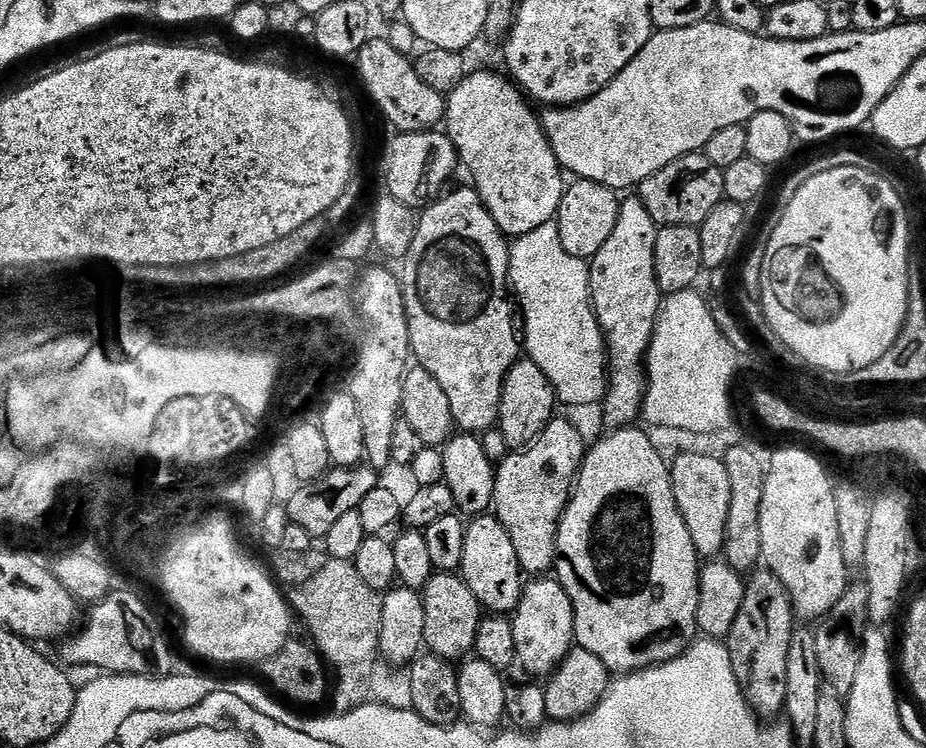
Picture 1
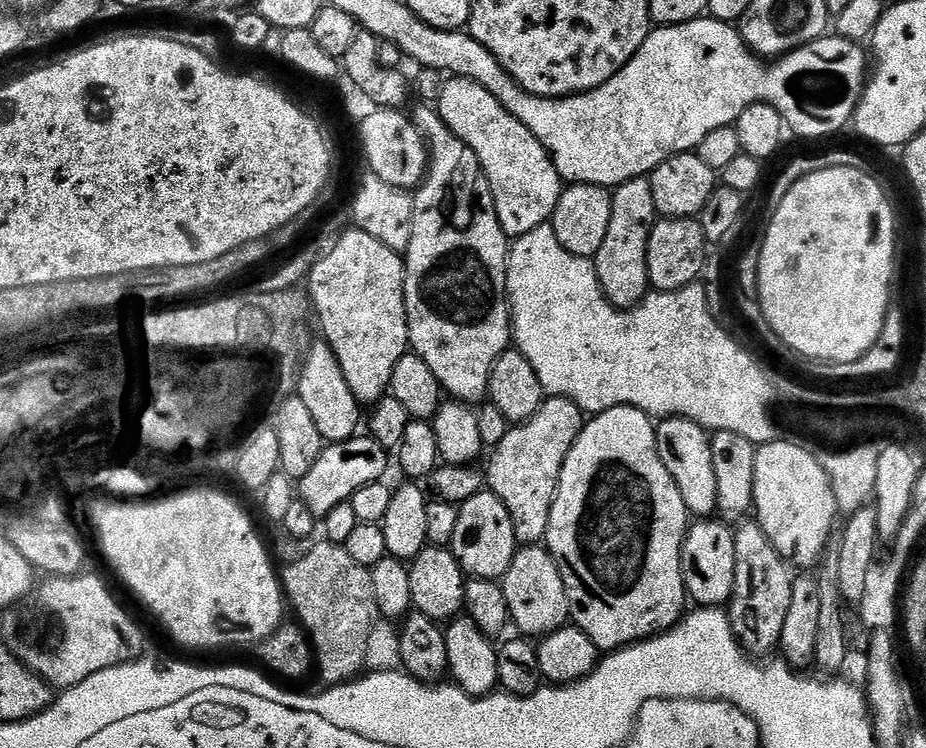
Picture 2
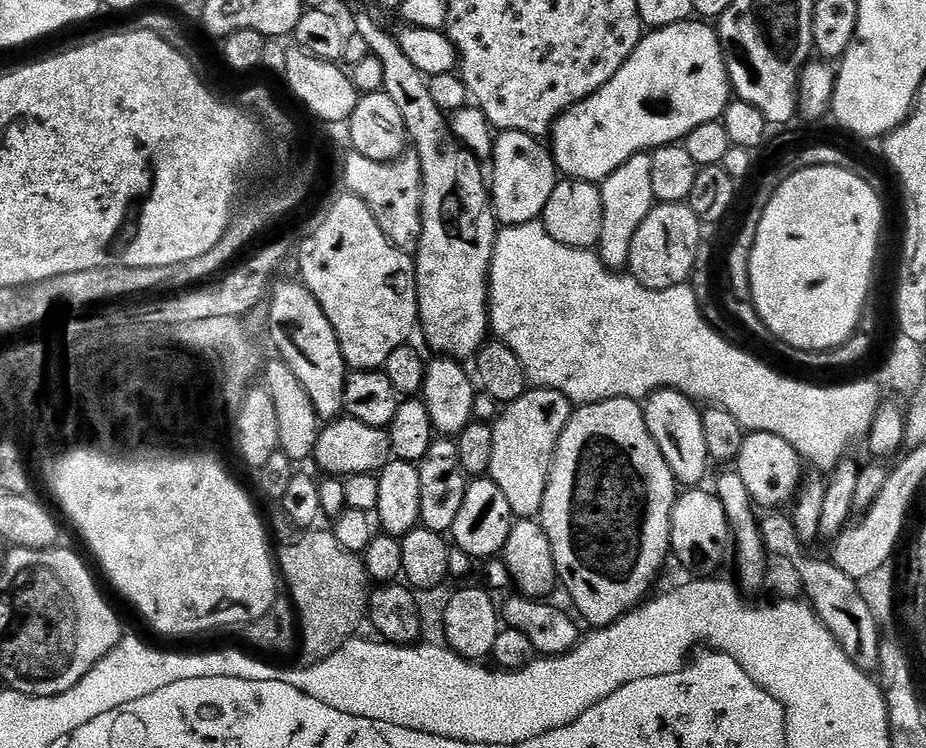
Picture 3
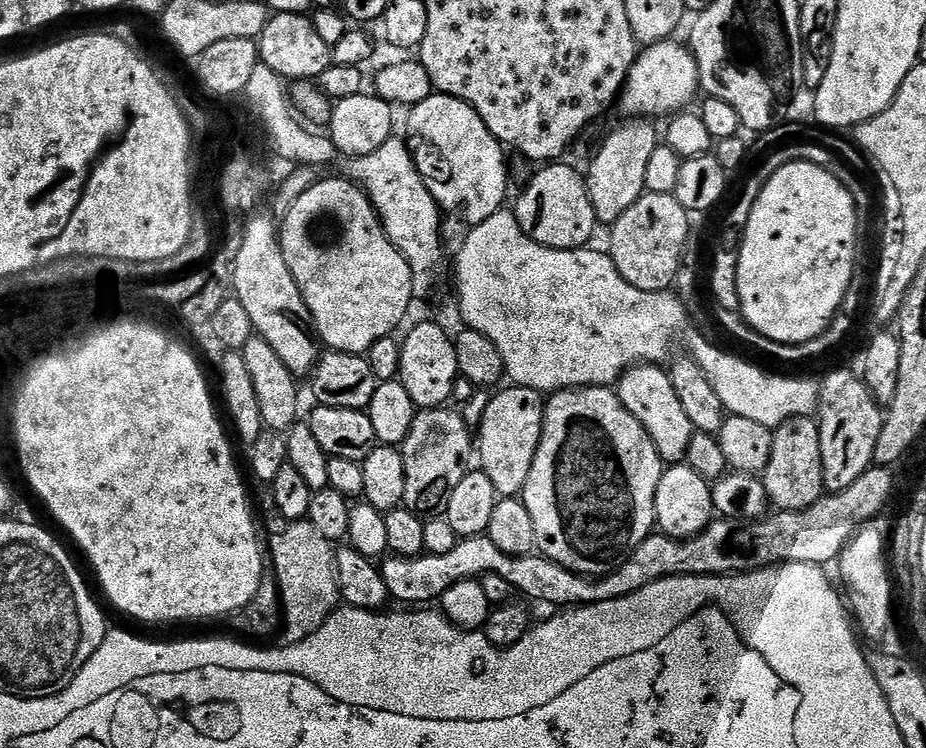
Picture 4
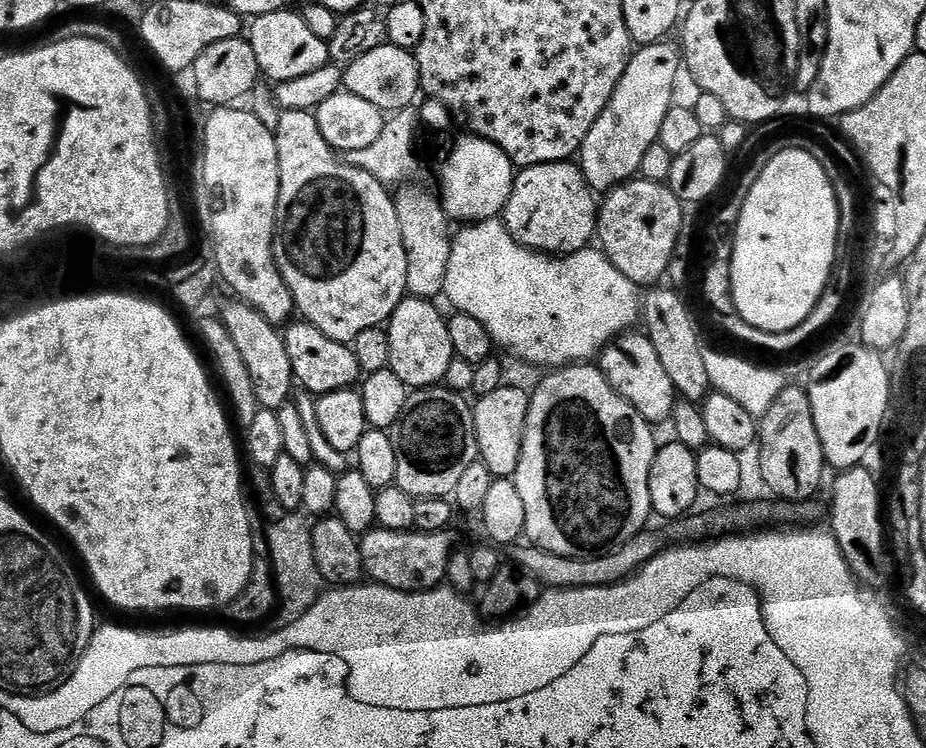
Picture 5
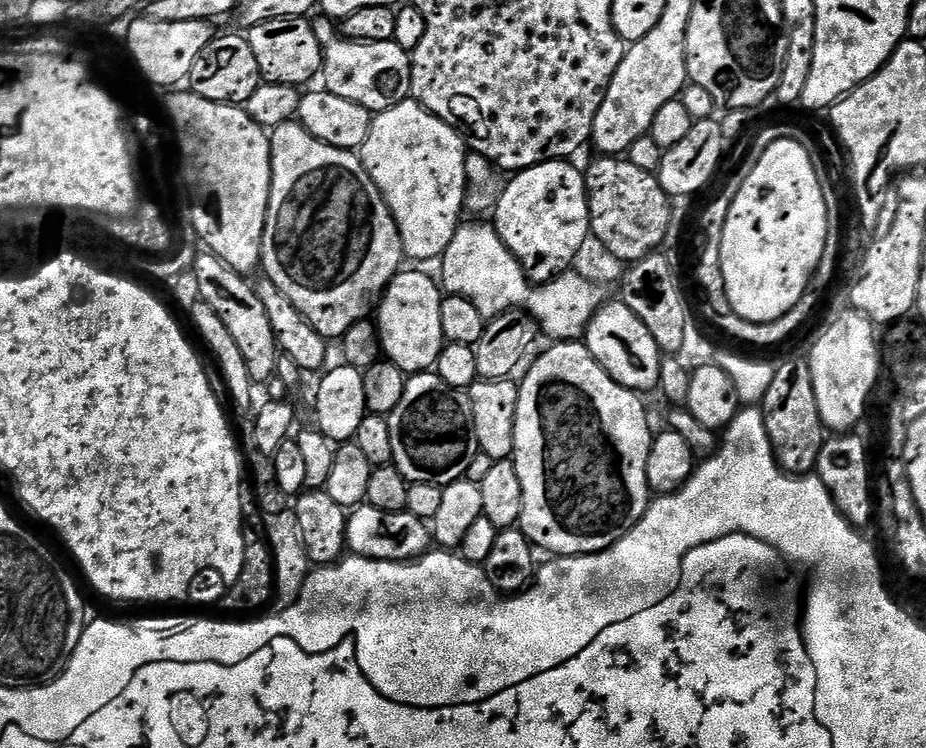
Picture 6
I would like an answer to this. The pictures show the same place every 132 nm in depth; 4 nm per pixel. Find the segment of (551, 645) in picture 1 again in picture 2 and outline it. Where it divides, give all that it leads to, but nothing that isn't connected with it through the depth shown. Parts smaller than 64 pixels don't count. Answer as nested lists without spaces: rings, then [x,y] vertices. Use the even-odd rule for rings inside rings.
[[[525,545],[519,547],[500,585],[508,608],[511,623],[516,624],[521,635],[528,638],[539,638],[559,633],[570,617],[564,613],[568,605],[565,583],[557,568],[557,564],[541,545]]]

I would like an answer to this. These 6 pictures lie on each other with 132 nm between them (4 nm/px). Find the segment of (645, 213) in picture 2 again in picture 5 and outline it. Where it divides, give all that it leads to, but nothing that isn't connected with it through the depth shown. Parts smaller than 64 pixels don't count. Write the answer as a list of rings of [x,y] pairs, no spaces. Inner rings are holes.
[[[668,43],[646,44],[633,51],[628,59],[626,74],[622,74],[622,82],[618,82],[618,90],[614,90],[610,102],[606,102],[606,110],[598,114],[598,122],[590,126],[590,134],[586,134],[578,153],[578,167],[592,187],[593,193],[607,194],[618,185],[633,179],[639,173],[646,150],[658,143],[662,121],[674,106],[672,91],[676,88],[676,75],[679,74],[680,68],[682,72],[681,49]]]

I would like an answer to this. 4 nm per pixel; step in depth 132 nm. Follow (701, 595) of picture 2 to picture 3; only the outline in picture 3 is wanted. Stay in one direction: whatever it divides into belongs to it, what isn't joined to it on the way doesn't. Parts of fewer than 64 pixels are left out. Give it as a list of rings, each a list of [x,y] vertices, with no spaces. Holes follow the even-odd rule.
[[[700,486],[691,490],[684,490],[677,495],[676,505],[672,510],[670,518],[670,538],[672,539],[671,555],[684,568],[689,568],[692,574],[712,574],[716,567],[724,560],[724,551],[730,548],[730,529],[726,510],[722,502],[711,491],[703,492],[705,489]]]

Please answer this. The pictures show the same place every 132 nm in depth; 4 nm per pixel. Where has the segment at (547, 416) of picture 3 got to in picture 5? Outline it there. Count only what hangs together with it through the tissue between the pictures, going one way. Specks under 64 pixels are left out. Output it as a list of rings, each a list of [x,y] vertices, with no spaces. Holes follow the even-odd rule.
[[[502,386],[475,401],[472,417],[474,434],[478,438],[479,463],[485,464],[494,478],[515,477],[522,458],[522,442],[526,434],[526,418],[530,410],[531,395],[520,388]]]

